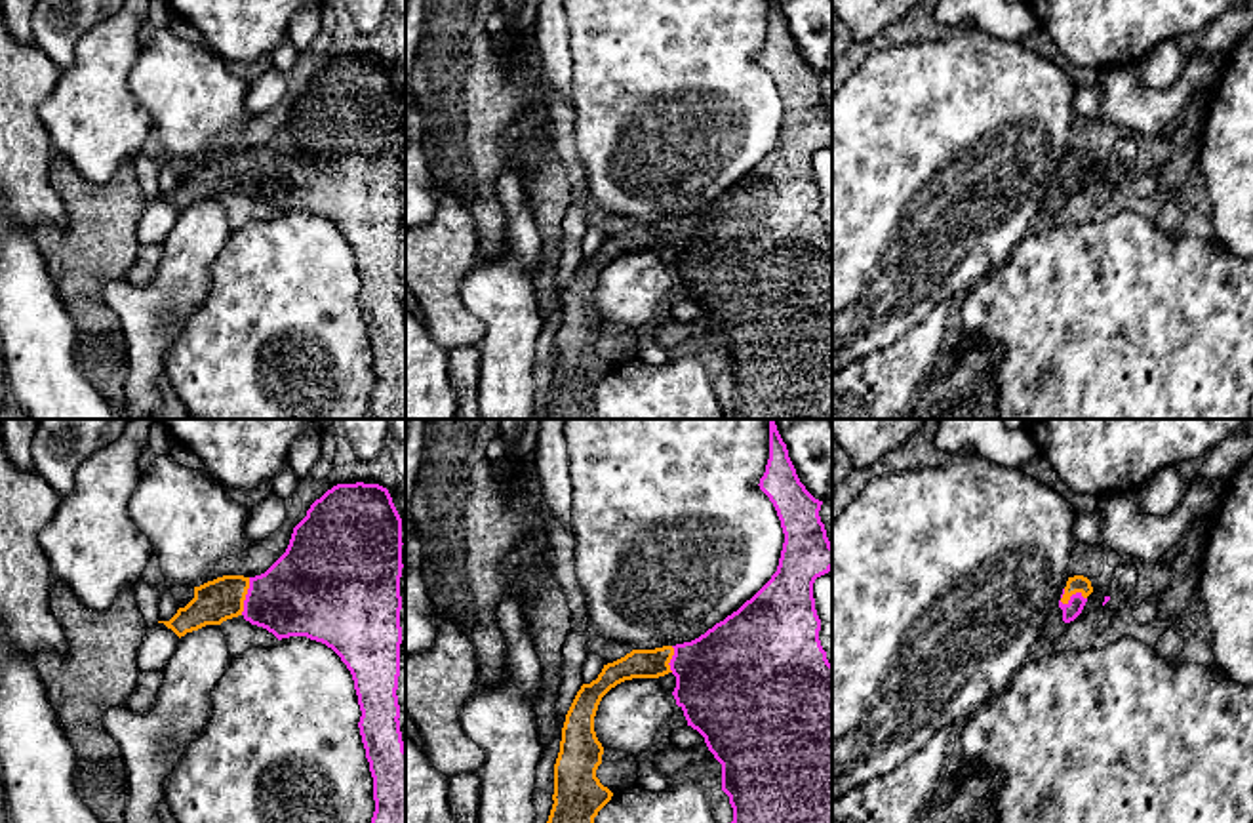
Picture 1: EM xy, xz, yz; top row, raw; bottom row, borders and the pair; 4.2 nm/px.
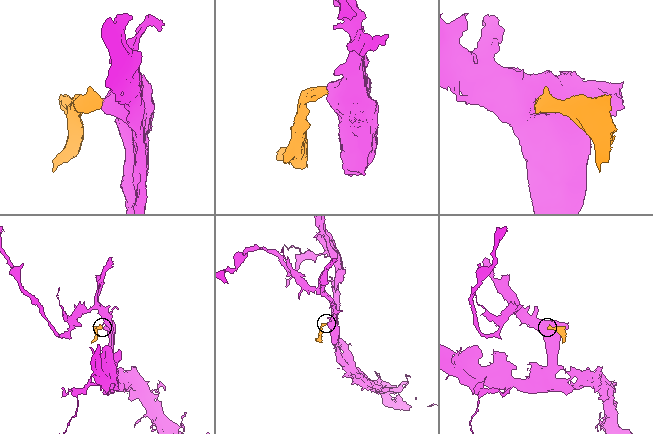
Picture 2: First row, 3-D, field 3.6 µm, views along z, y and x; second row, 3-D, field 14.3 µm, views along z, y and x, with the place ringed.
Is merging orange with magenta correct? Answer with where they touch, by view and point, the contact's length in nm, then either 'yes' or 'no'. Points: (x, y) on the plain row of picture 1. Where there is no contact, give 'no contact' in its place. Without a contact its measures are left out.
meets orange in yz at (1073, 166); contact 120 nm long; yes

